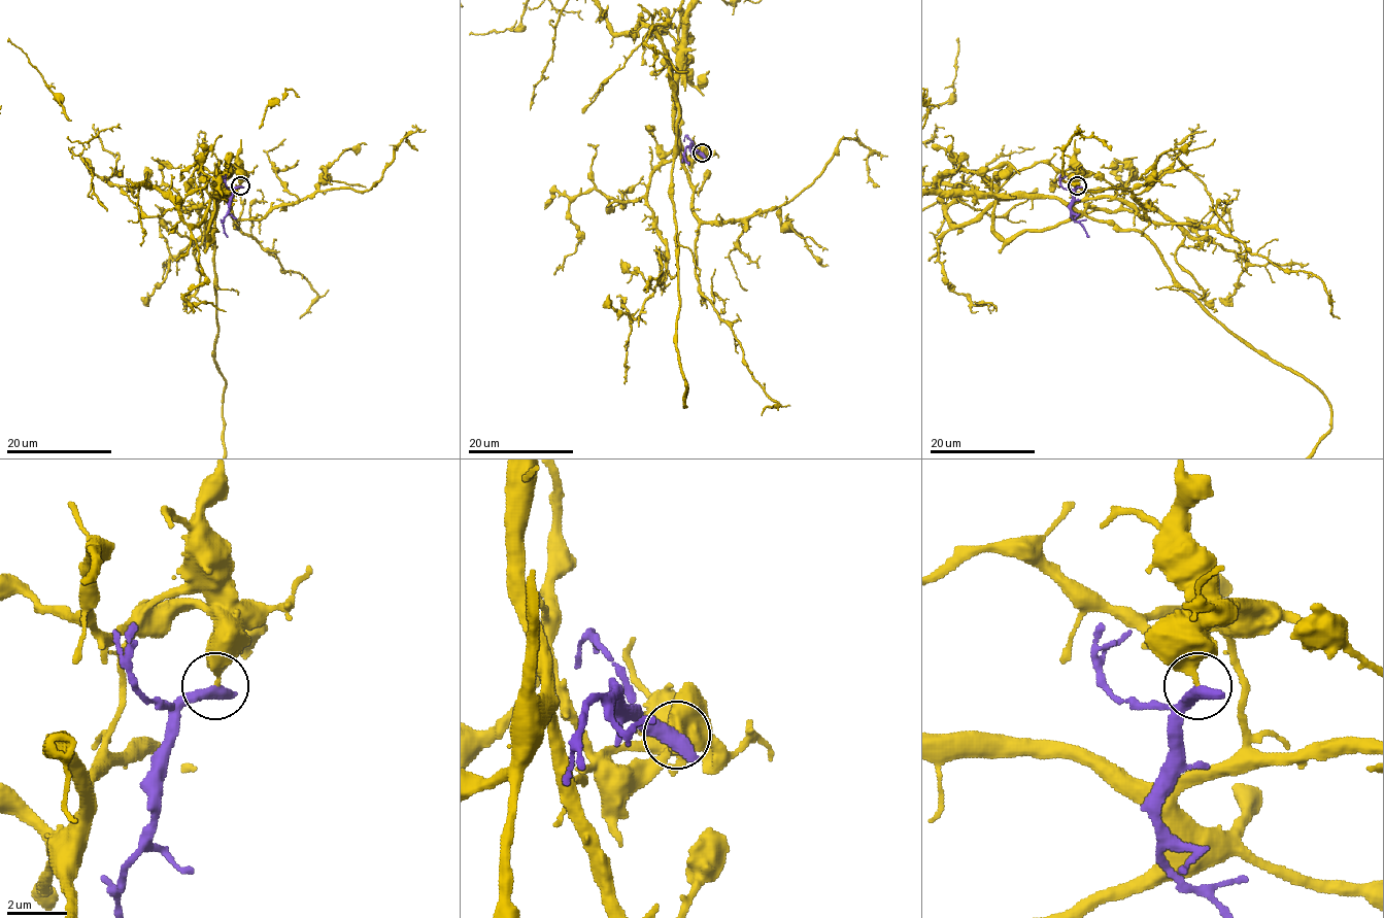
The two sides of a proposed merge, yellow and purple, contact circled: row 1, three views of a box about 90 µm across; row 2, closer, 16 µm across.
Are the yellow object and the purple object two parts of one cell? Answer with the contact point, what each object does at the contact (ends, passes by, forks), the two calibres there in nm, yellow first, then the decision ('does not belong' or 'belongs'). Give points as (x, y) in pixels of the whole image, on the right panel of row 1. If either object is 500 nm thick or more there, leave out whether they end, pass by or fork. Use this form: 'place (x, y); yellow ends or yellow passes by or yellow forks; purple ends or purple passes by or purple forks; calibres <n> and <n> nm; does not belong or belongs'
place (1077, 185); calibres 300 and 550 nm; does not belong

